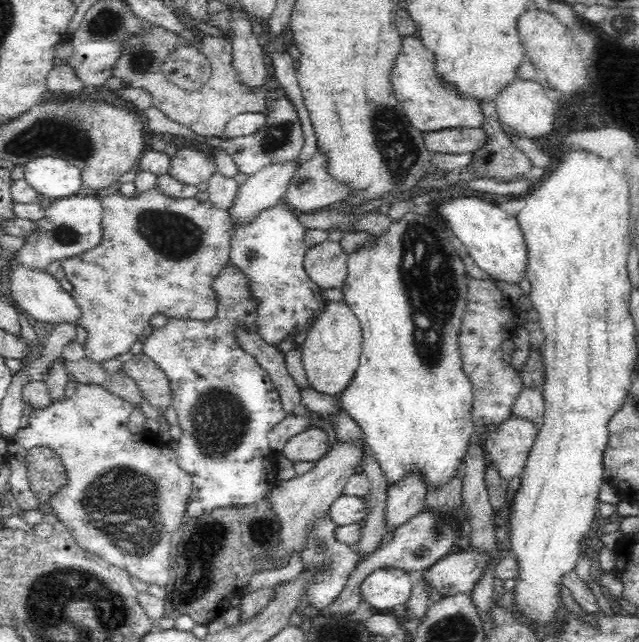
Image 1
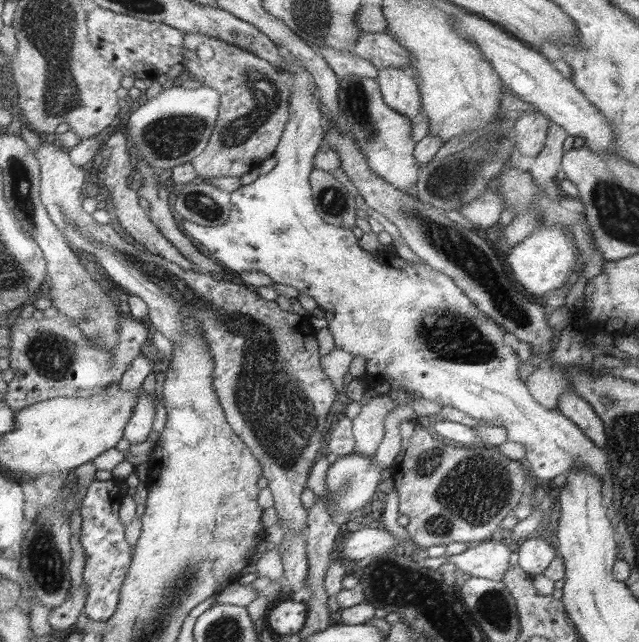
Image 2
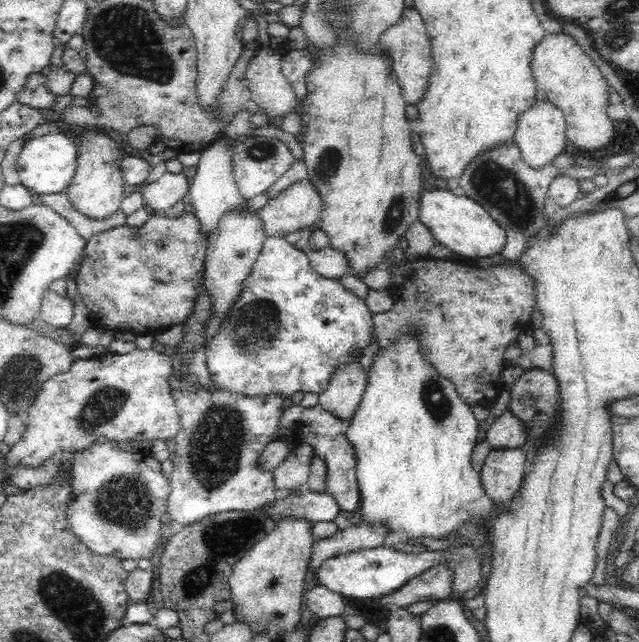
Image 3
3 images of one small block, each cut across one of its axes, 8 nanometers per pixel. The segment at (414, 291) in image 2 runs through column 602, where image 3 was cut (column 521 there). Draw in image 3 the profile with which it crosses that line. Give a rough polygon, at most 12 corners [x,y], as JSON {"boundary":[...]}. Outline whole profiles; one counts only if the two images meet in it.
{"boundary":[[492,450],[478,472],[488,498],[508,504],[528,458]]}

